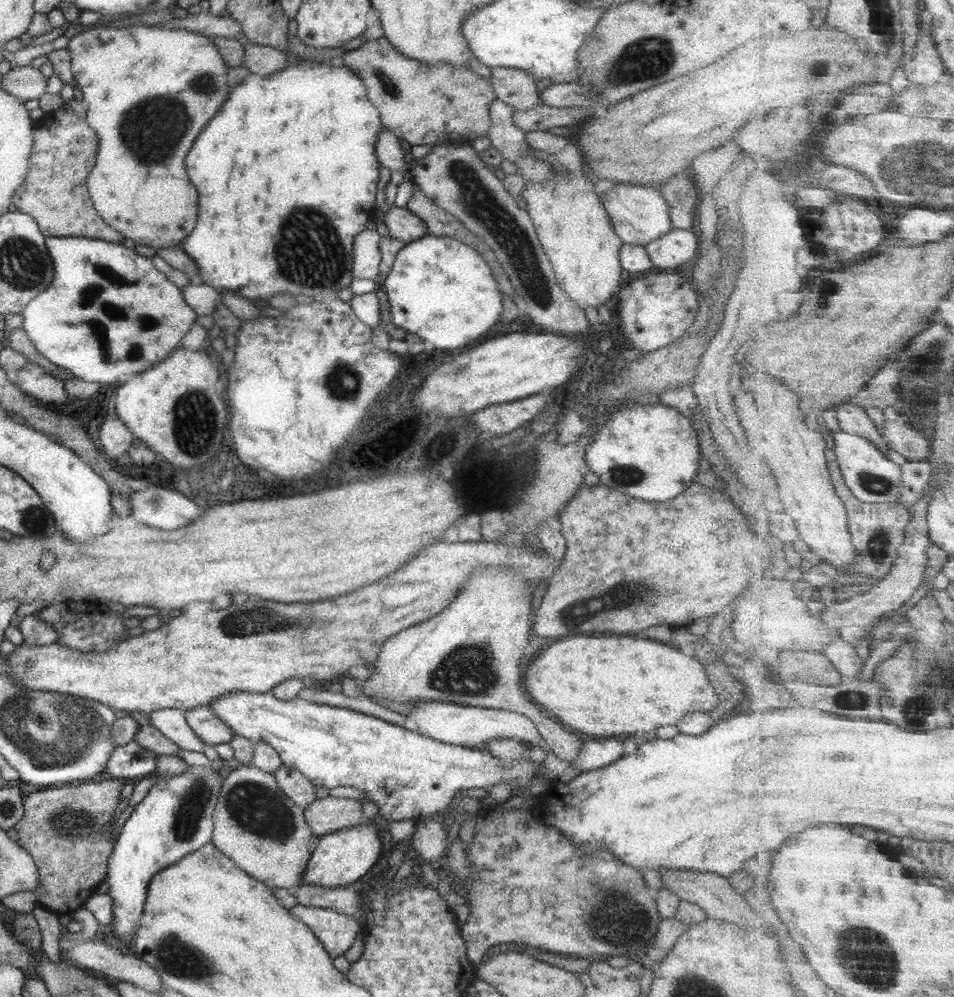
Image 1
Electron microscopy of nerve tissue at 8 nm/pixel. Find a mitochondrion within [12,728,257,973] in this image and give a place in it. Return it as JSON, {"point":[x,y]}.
{"point":[185,825]}

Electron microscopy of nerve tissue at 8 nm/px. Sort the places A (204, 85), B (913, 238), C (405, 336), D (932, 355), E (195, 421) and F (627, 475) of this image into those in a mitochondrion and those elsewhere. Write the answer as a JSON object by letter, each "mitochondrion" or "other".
{"A":"mitochondrion","B":"other","C":"other","D":"mitochondrion","E":"mitochondrion","F":"mitochondrion"}

